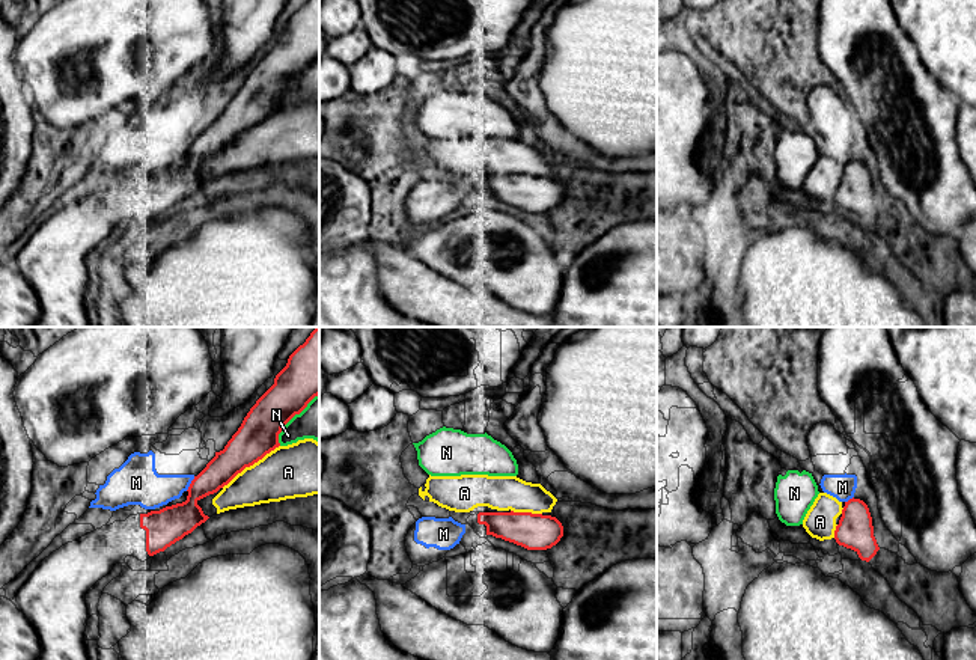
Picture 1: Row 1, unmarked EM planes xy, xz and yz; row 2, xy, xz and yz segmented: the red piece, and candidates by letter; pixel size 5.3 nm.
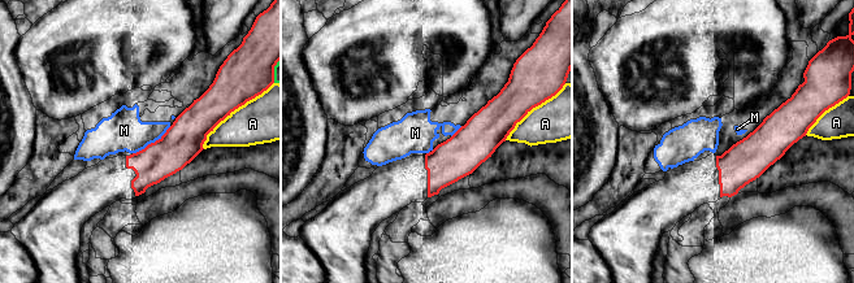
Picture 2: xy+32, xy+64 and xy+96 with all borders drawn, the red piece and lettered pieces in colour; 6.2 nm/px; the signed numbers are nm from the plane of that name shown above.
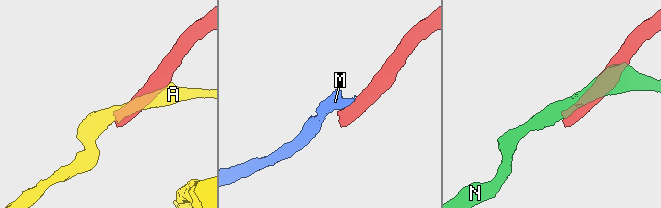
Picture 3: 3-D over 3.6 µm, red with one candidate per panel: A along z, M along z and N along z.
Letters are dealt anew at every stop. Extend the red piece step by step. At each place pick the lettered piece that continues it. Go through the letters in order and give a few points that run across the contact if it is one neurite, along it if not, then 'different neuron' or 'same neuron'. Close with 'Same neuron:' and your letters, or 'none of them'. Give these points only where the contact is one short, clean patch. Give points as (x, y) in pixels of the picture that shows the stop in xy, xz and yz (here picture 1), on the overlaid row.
A: different neuron
M: different neuron
N: different neuron
Same neuron: none of them

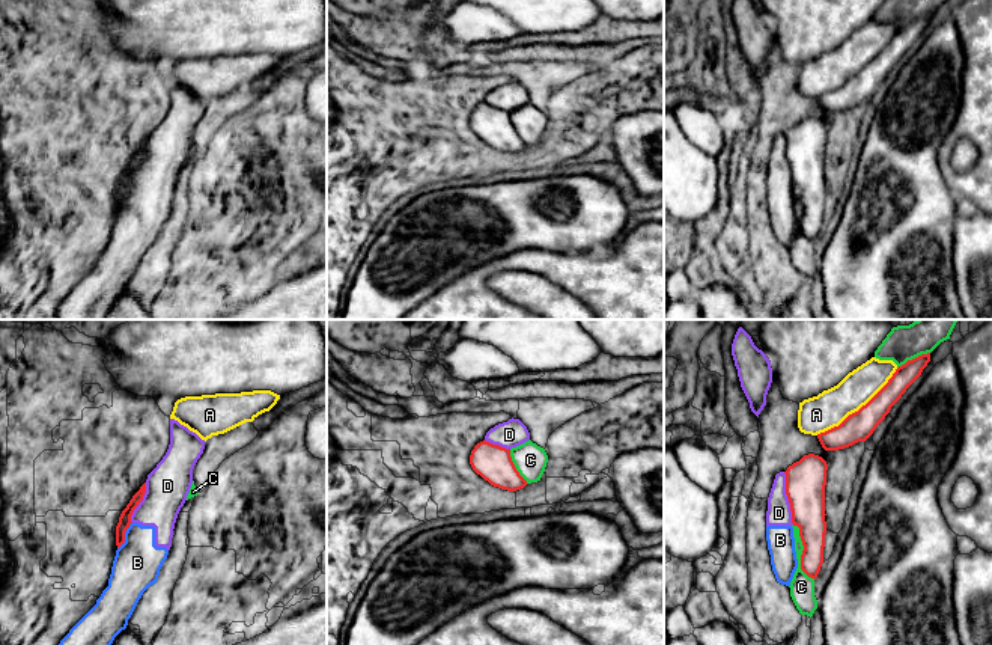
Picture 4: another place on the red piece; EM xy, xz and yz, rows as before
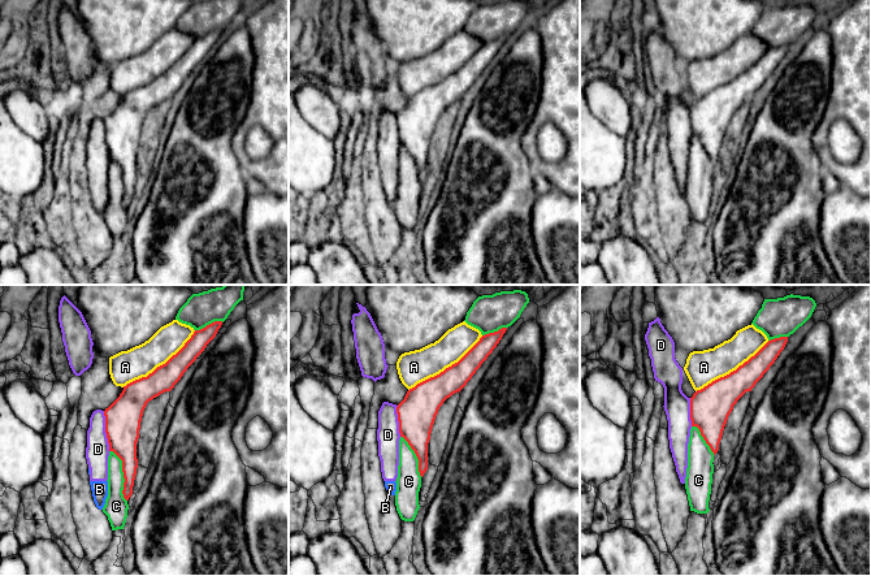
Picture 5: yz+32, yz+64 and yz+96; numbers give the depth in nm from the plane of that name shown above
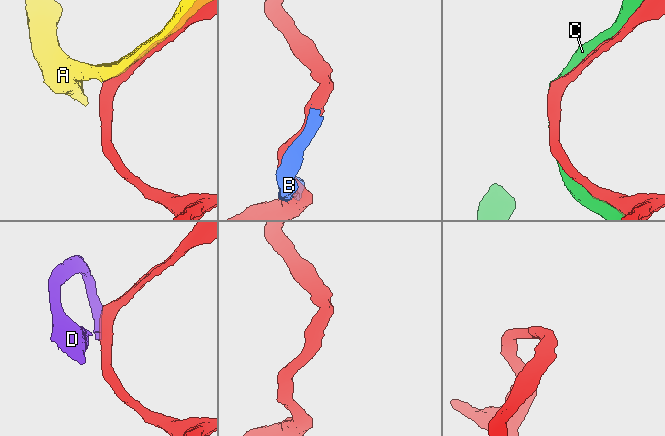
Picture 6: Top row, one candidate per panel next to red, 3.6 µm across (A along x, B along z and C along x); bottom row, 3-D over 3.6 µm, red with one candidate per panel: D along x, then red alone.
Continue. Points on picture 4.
A: different neuron
B: different neuron
C: different neuron
D: different neuron
Same neuron: none of them

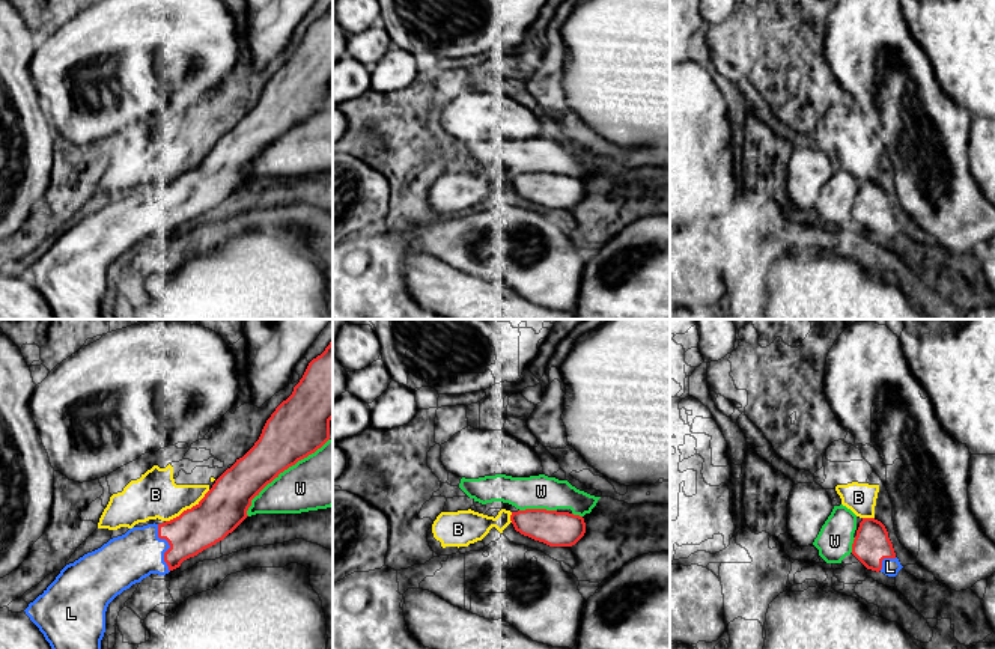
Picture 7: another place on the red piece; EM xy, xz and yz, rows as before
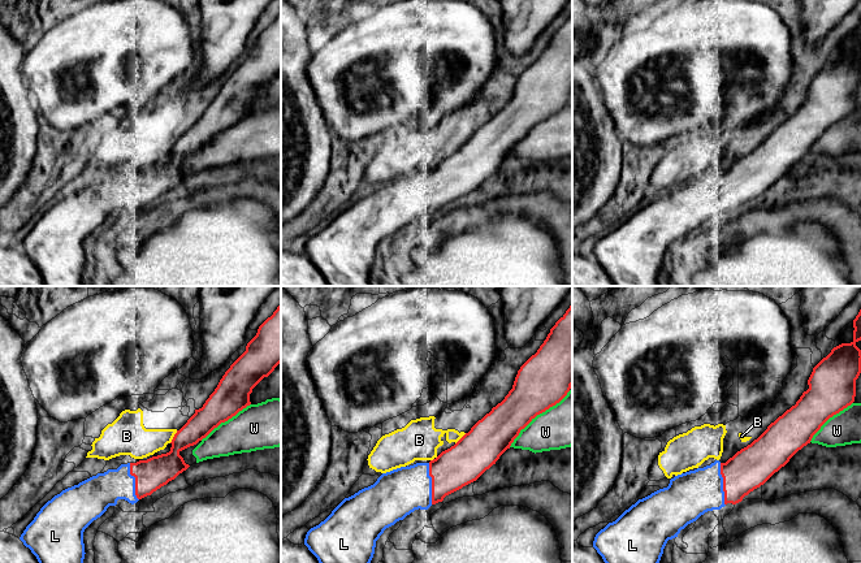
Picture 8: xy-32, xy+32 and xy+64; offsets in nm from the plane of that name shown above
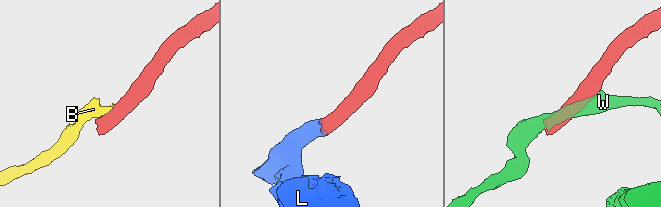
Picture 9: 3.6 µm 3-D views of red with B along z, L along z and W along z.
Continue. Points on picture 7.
B: different neuron
L: same neuron
W: different neuron
Same neuron: L

